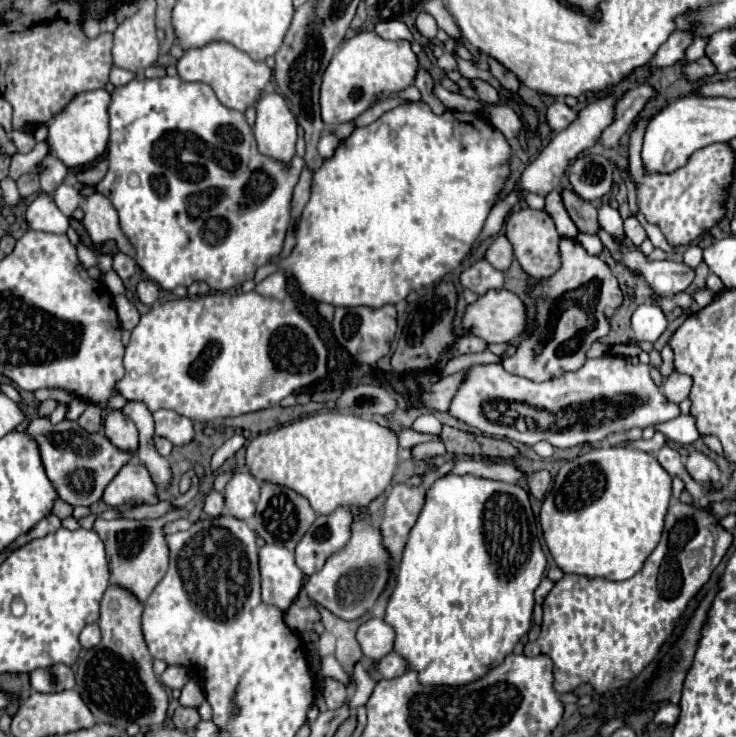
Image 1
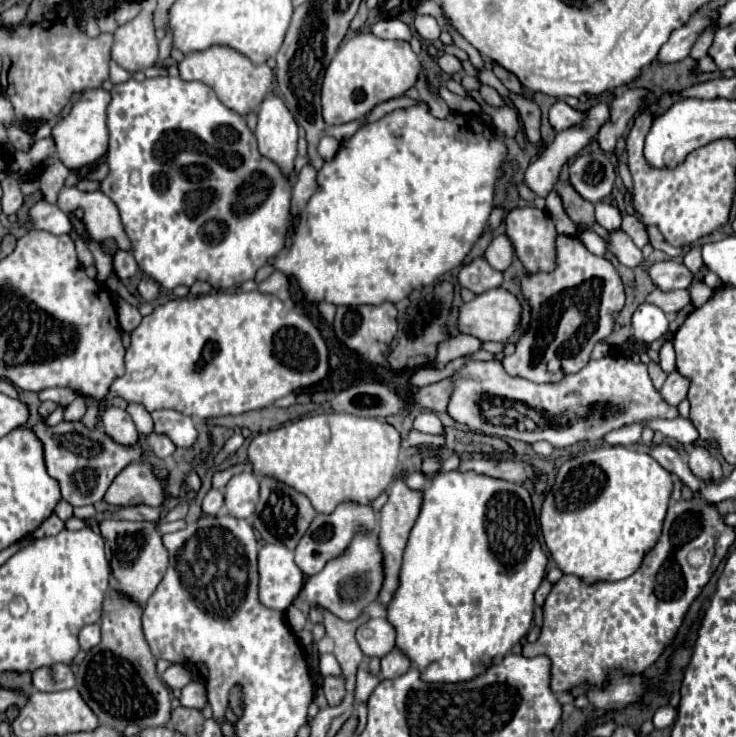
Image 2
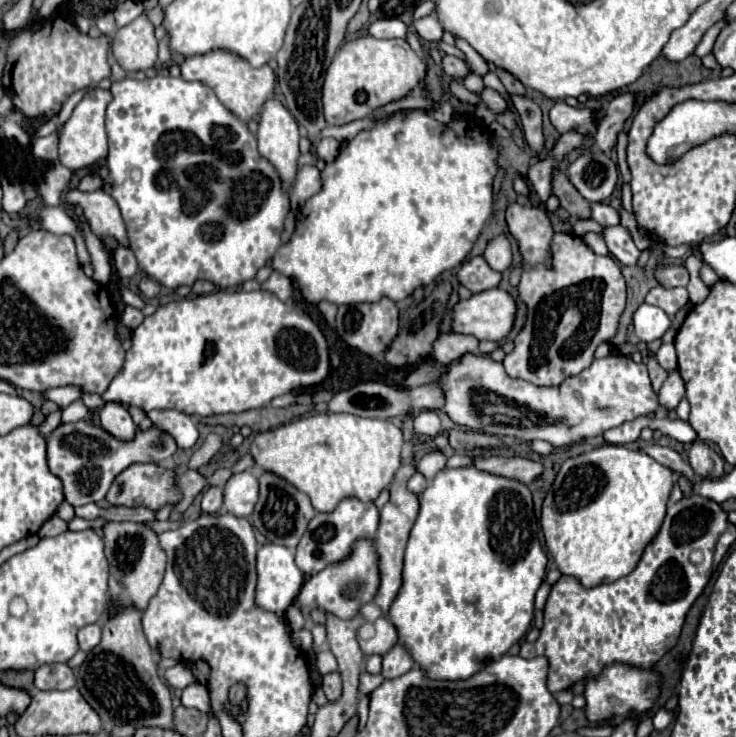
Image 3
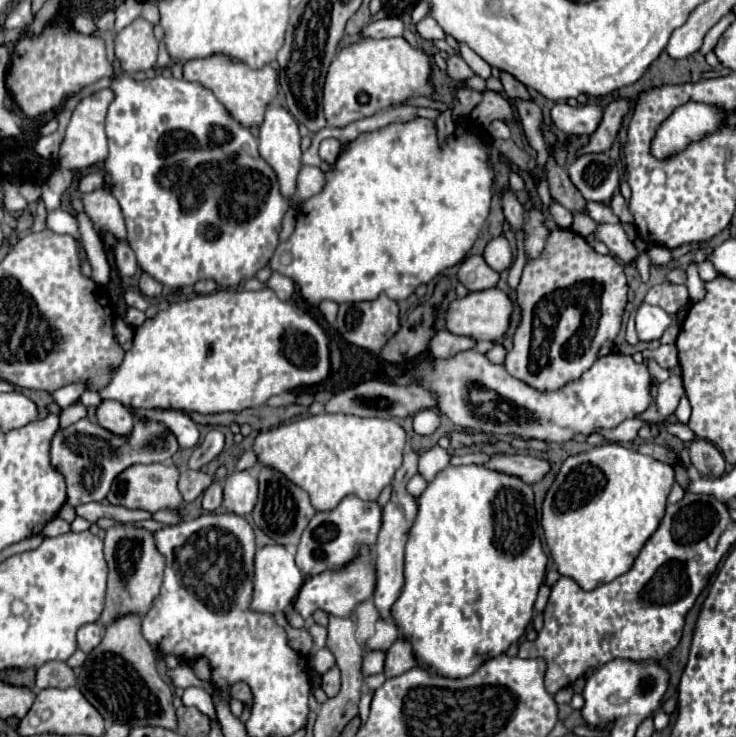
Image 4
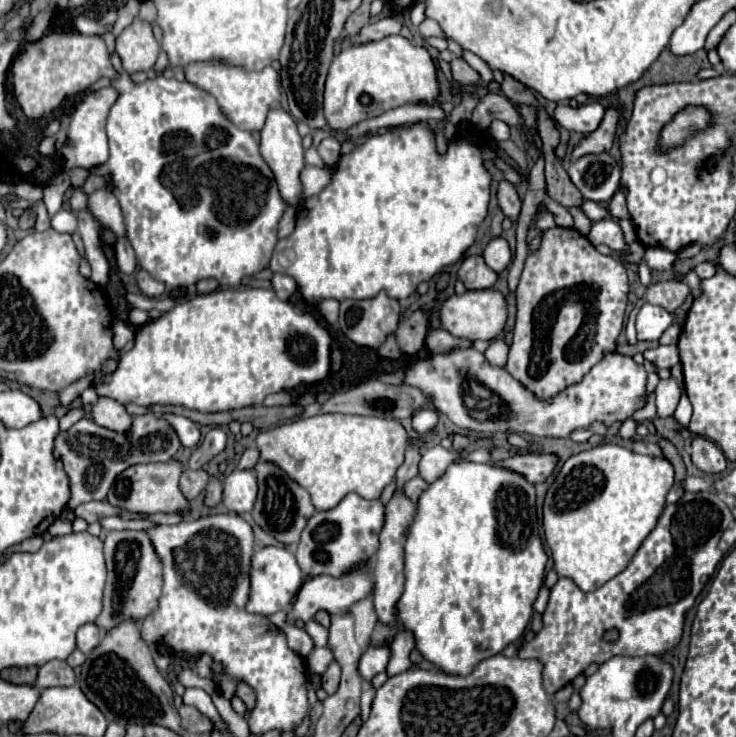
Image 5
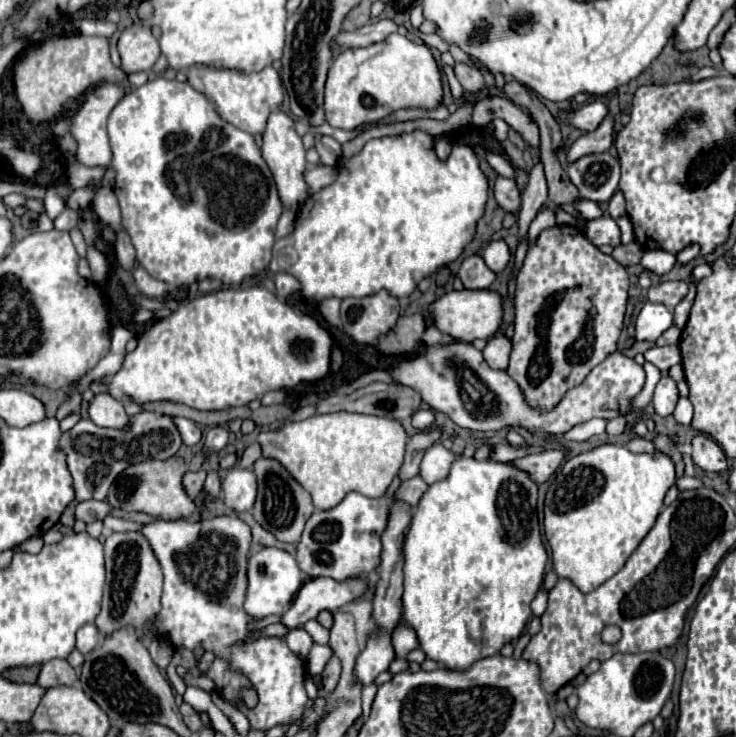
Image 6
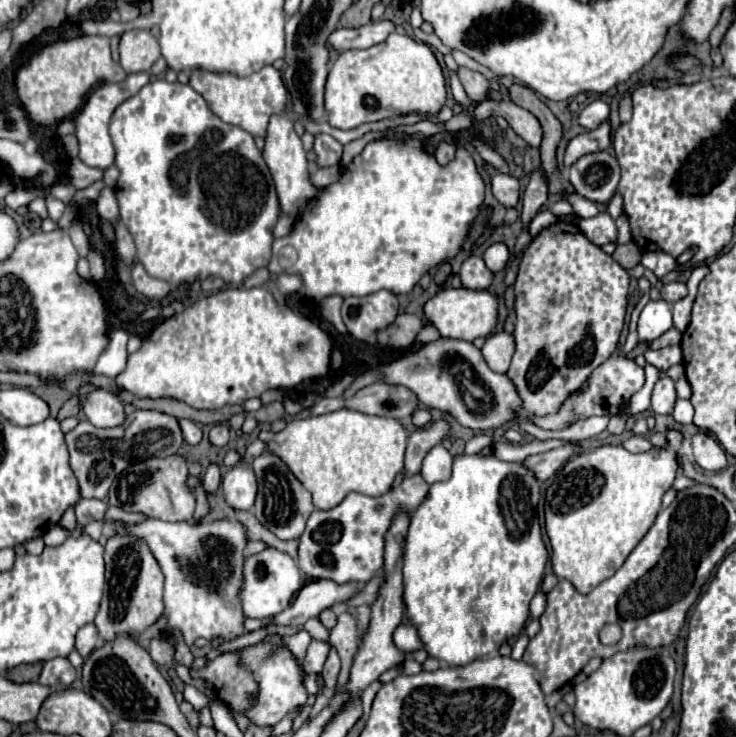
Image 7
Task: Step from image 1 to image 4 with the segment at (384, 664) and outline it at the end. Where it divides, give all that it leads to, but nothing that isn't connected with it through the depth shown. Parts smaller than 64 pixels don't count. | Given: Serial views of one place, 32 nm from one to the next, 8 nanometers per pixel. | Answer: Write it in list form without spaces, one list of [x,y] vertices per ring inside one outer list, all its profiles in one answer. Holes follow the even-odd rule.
[[[398,636],[398,640],[388,648],[384,674],[386,674],[386,678],[392,678],[392,676],[400,676],[400,674],[408,672],[410,668],[414,668],[412,644],[408,644],[408,640],[404,640],[404,636]]]

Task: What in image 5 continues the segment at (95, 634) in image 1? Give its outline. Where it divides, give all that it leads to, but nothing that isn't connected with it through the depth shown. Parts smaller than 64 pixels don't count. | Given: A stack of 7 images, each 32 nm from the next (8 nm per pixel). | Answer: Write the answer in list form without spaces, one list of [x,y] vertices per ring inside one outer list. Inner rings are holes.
[[[84,624],[80,630],[78,630],[78,650],[82,650],[84,654],[88,654],[92,648],[98,646],[100,642],[100,628],[96,624]]]

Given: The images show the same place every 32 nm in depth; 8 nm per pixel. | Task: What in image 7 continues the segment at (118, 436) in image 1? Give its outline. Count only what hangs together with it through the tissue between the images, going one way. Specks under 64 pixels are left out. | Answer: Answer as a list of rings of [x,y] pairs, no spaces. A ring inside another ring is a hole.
[[[100,388],[84,396],[82,412],[92,426],[120,426],[124,422],[124,406],[120,398]]]

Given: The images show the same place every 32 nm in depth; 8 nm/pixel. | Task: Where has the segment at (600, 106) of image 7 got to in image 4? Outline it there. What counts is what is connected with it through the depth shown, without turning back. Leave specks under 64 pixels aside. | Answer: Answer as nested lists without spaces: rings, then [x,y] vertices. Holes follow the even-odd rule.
[[[558,102],[552,108],[552,124],[568,134],[592,134],[600,120],[604,110],[598,104],[586,104],[572,108],[566,102]]]

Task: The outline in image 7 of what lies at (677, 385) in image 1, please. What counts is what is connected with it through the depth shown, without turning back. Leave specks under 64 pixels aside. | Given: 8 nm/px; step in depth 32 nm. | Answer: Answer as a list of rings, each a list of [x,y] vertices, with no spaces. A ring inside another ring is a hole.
[[[660,378],[652,390],[652,404],[650,410],[654,414],[670,414],[676,402],[674,382],[670,378]]]

